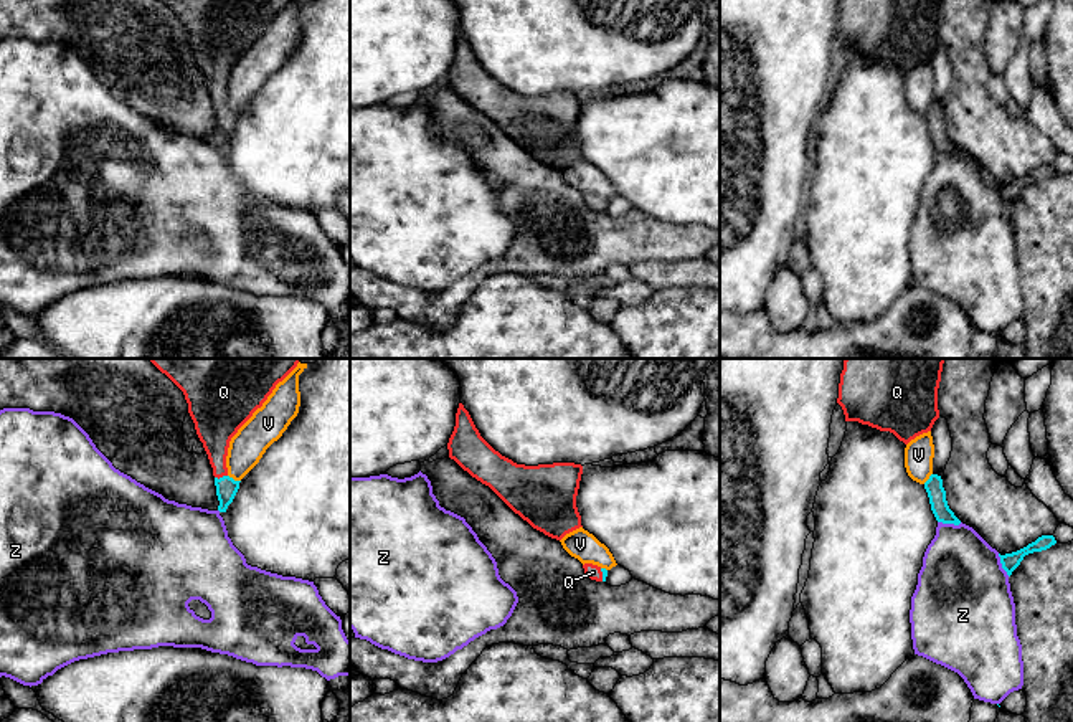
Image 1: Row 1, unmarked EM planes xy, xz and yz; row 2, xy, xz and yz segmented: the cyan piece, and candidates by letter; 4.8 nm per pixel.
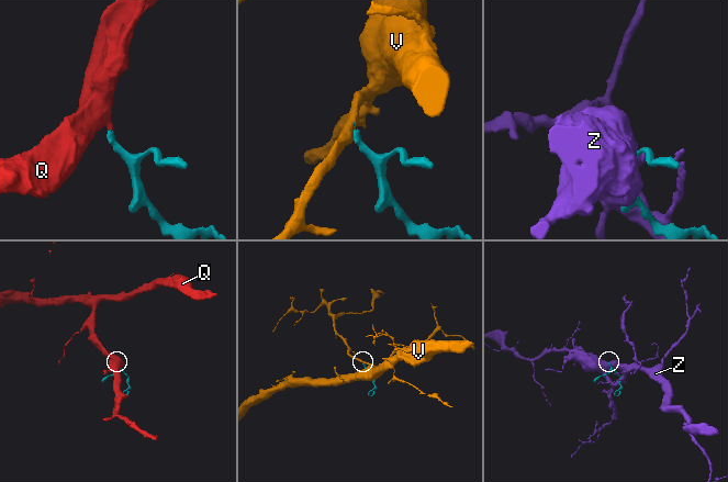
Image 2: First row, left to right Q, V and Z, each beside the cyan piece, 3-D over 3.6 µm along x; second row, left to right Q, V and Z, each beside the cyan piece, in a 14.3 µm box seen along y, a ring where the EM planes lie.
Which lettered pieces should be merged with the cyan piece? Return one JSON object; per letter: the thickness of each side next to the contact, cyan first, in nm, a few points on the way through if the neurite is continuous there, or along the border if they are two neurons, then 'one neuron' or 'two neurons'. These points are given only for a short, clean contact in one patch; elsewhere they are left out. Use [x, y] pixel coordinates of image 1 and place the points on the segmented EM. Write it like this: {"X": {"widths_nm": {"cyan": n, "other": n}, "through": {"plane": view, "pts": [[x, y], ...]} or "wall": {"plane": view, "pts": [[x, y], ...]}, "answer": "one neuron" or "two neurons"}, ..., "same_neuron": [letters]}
{"Q": {"widths_nm": {"cyan": 110, "other": 190}, "through": {"plane": "xy", "pts": [[226, 488], [220, 478], [215, 427]]}, "answer": "one neuron"}, "V": {"widths_nm": {"cyan": 110, "other": 170}, "wall": {"plane": "xy", "pts": [[228, 474], [240, 481]]}, "answer": "two neurons"}, "Z": {"widths_nm": {"cyan": 90, "other": 380}, "answer": "two neurons"}, "same_neuron": ["Q"]}

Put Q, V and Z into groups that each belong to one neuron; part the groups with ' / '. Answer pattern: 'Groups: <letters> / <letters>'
Groups: Q / V / Z

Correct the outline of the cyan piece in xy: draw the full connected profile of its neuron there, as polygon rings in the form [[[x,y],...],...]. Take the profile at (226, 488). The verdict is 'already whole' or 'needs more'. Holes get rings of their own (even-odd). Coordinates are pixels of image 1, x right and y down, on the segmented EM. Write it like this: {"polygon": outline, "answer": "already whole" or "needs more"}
{"polygon": [[[149,359],[185,395],[213,468],[218,511],[226,512],[241,481],[228,476],[231,438],[262,406],[299,359]]], "answer": "needs more"}

